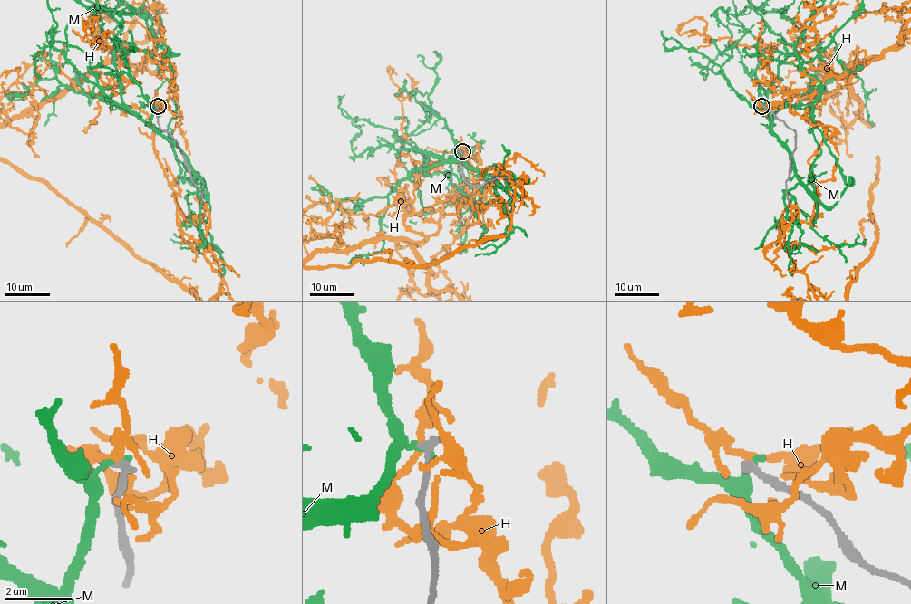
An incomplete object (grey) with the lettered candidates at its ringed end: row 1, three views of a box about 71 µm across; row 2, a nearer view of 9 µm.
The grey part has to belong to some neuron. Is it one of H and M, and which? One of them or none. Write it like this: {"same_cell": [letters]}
{"same_cell": []}

